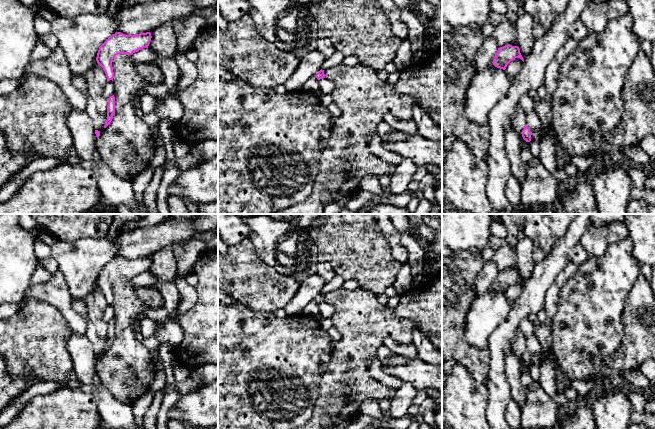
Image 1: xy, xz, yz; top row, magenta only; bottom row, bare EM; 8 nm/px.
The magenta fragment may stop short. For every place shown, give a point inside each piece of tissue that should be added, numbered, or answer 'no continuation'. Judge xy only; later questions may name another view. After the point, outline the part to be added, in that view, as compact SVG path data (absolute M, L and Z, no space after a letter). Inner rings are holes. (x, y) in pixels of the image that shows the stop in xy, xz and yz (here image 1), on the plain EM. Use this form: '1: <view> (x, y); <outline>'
no continuation

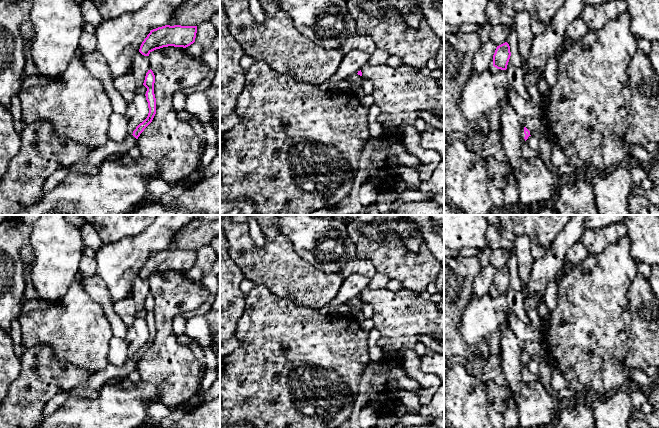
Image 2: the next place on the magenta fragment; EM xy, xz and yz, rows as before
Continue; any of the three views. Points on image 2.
no continuation

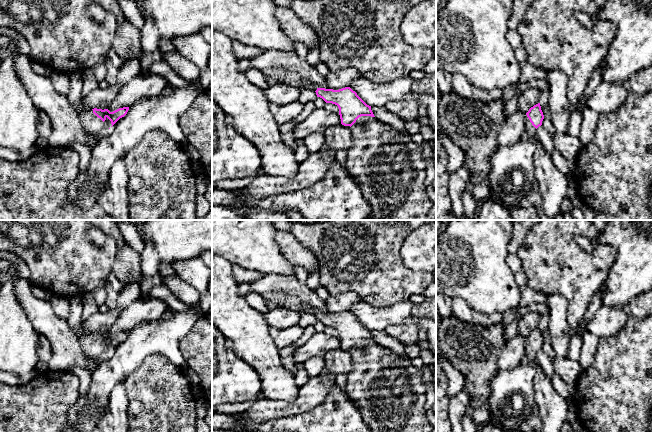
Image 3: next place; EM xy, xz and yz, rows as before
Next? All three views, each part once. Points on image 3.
1: xy (98, 353); M92 333L79 336L79 342L84 352L97 364L104 361L112 350L111 345L107 341L103 346L93 337Z

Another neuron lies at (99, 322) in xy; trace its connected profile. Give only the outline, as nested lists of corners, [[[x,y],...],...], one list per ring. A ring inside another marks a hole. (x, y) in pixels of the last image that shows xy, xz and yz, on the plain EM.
[[[119,308],[109,309],[105,313],[98,311],[91,315],[87,320],[82,321],[82,327],[89,333],[107,333],[114,325],[120,312],[121,310]]]

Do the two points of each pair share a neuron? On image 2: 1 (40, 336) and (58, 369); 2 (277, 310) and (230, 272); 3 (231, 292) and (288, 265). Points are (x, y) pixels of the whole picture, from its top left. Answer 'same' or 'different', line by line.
1: different
2: different
3: different

